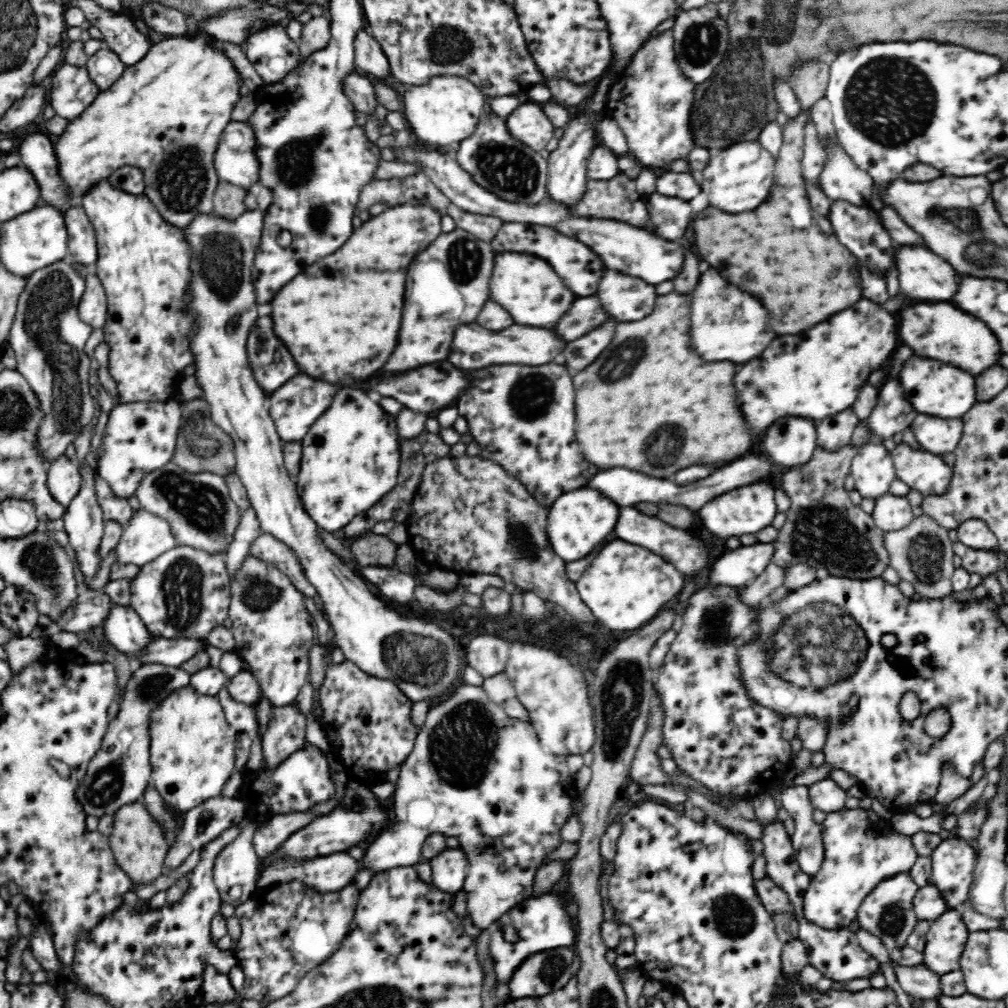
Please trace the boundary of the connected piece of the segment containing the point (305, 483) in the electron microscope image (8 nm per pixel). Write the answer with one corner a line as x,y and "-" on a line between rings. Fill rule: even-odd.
344,388
344,390
340,390
334,396
334,402
330,404
330,408
322,414
322,418
318,418
318,422
314,422
312,428
306,433
306,436
300,440
300,444
302,445
302,458
300,460
300,470
298,470
298,476
294,478
294,483
296,483
296,489
298,489
298,495
300,495
300,501
304,505
304,510
310,515
310,519
316,523
317,528
327,530
330,533
334,532
334,530
344,528
354,517
360,513
364,513
370,506
376,504
388,490
392,490
396,486
399,472
398,466
400,466
400,445
398,445
398,432
396,432
394,416
386,414
376,402
372,402
368,398
368,393
362,392
362,390
356,390
356,388

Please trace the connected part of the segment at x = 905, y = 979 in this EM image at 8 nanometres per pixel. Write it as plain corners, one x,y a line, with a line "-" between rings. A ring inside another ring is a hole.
890,962
896,981
912,999
934,998
940,996
938,973
928,970
926,965
917,967
902,966

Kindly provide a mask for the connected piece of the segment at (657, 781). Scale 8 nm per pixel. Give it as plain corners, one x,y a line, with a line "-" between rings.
654,700
651,706
651,719
646,734
642,737
638,745
634,760
632,762
631,770
629,773
630,778
637,782
639,785
662,785
666,784
668,780
668,773
662,771
660,767
660,757
656,755
656,750
662,746
662,724
663,716
660,714
660,707
656,705
657,700

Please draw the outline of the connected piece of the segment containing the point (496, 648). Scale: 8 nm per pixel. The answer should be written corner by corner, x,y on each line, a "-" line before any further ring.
495,634
476,636
472,642
464,642
465,664
478,670
484,678
494,676
505,670
510,646
510,642

